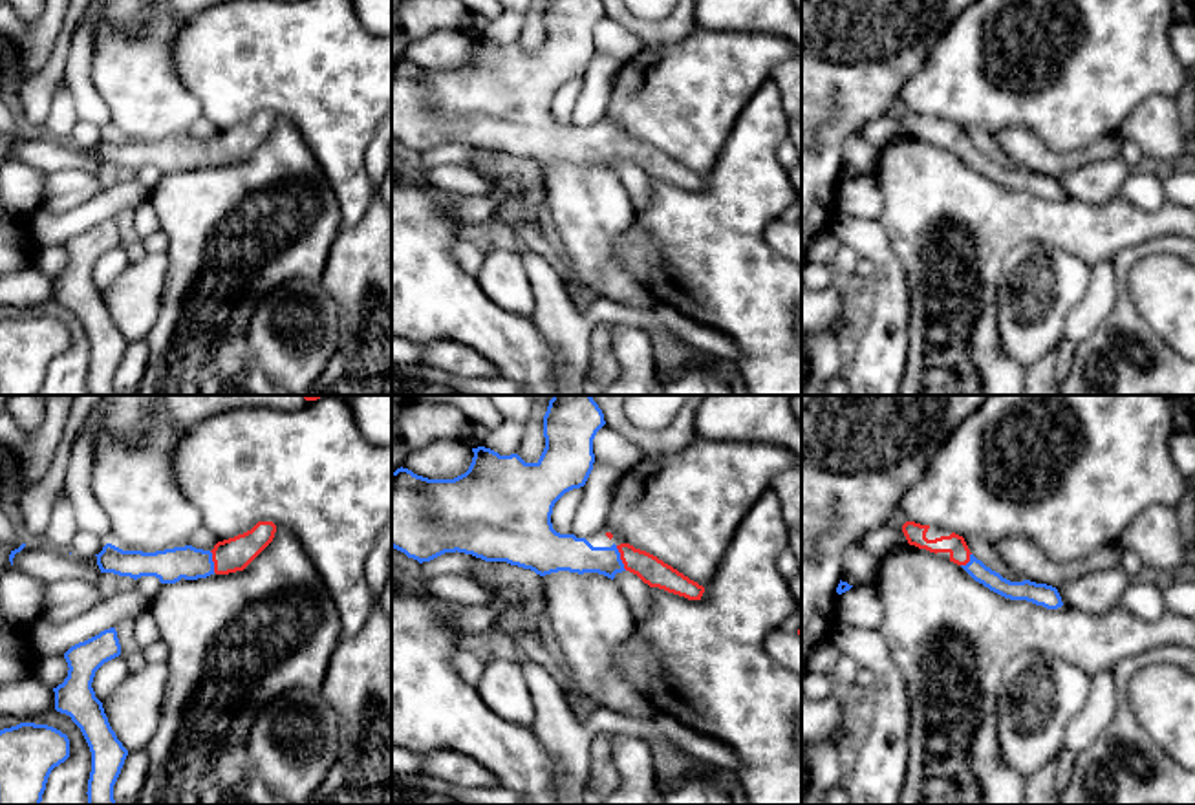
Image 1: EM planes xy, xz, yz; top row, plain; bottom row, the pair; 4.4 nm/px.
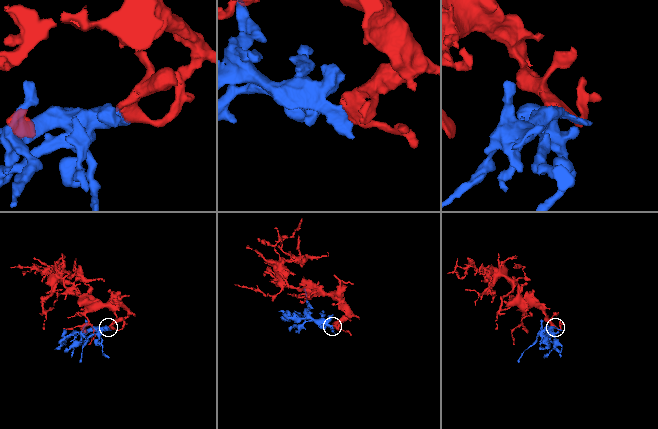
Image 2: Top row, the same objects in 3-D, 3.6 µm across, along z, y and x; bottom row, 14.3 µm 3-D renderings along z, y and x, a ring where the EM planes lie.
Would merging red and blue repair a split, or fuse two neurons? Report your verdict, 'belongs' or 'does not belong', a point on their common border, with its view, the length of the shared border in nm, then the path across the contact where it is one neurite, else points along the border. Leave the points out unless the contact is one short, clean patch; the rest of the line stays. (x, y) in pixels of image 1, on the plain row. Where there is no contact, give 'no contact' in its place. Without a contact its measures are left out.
belongs; meets red in xz at (621, 149); contact 120 nm long; runs through xz (650, 160), (635, 150), (621, 149), (584, 149), (566, 141)

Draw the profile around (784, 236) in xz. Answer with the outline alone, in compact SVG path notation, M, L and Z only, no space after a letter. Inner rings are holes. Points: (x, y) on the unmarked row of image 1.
M774 220L765 229L765 240L770 249L802 267L802 227L798 221Z

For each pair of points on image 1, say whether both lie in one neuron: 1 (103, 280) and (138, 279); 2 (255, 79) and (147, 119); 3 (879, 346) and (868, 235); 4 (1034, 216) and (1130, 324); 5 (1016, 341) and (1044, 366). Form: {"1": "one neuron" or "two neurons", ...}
{"1": "two neurons", "2": "two neurons", "3": "one neuron", "4": "two neurons", "5": "two neurons"}

